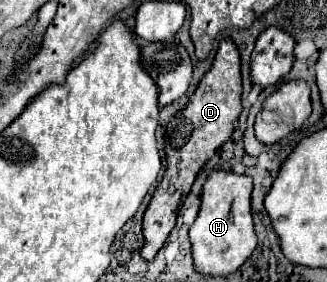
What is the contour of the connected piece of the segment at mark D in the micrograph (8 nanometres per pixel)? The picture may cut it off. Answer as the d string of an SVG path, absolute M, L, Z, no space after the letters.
M222 39L216 59L212 63L212 69L202 77L194 95L190 95L190 103L186 105L186 109L178 113L176 117L172 117L172 121L168 123L168 129L164 135L164 151L166 151L168 167L144 213L142 259L152 261L156 253L164 247L166 237L174 229L178 207L190 193L198 171L216 153L216 149L230 139L234 131L234 121L238 119L242 111L240 95L242 95L242 79L240 79L238 49L230 39Z

